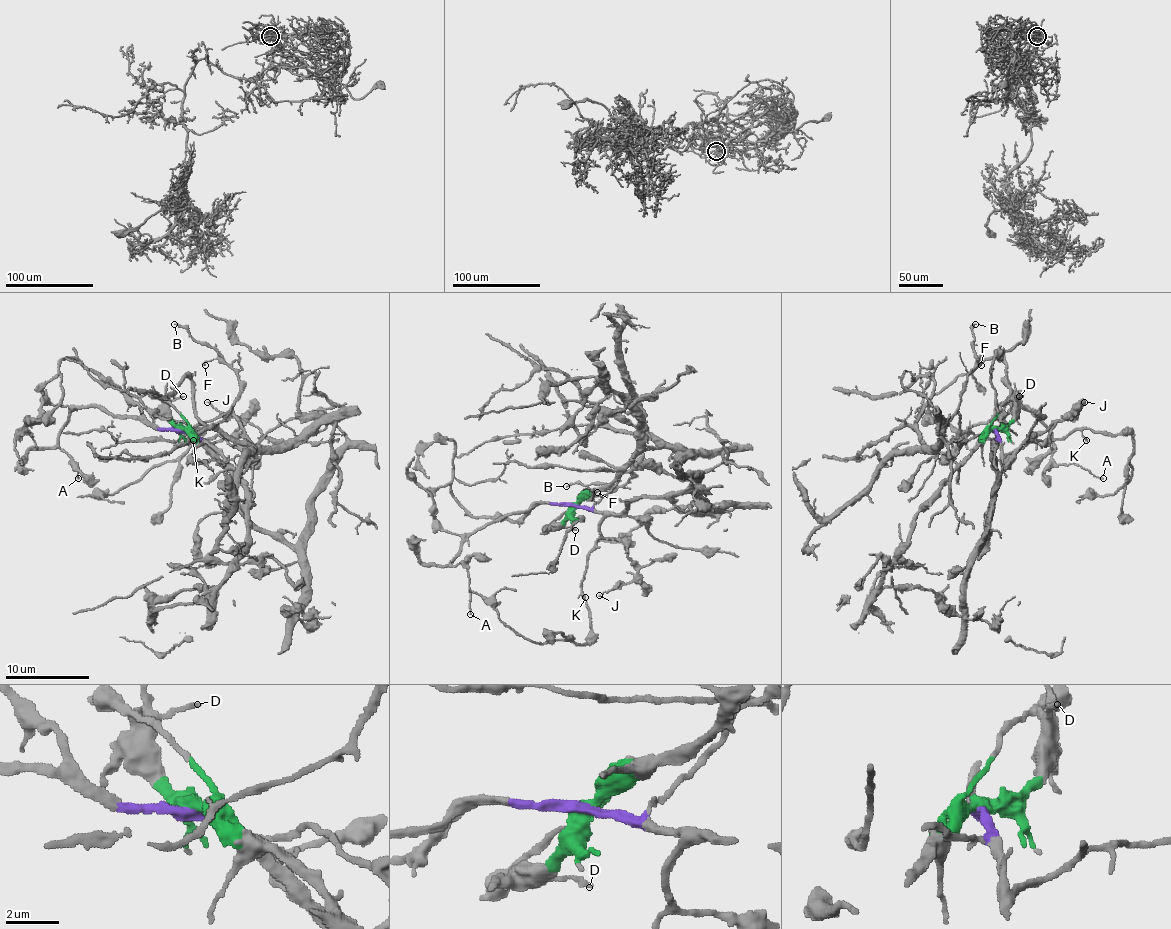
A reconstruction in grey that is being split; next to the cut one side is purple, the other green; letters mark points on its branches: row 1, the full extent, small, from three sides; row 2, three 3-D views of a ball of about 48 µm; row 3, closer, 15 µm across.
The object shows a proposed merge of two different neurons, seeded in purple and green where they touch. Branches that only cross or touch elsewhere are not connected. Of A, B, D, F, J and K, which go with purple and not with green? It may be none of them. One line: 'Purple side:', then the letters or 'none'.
Purple side: A, B, F, J, K

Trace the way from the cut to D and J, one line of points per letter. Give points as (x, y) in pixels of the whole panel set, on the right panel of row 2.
D: (994, 428), (1002, 428), (1013, 418), (1013, 405), (1019, 397)
J: (994, 430), (1005, 453), (1021, 447), (1030, 439), (1072, 416), (1084, 401)

